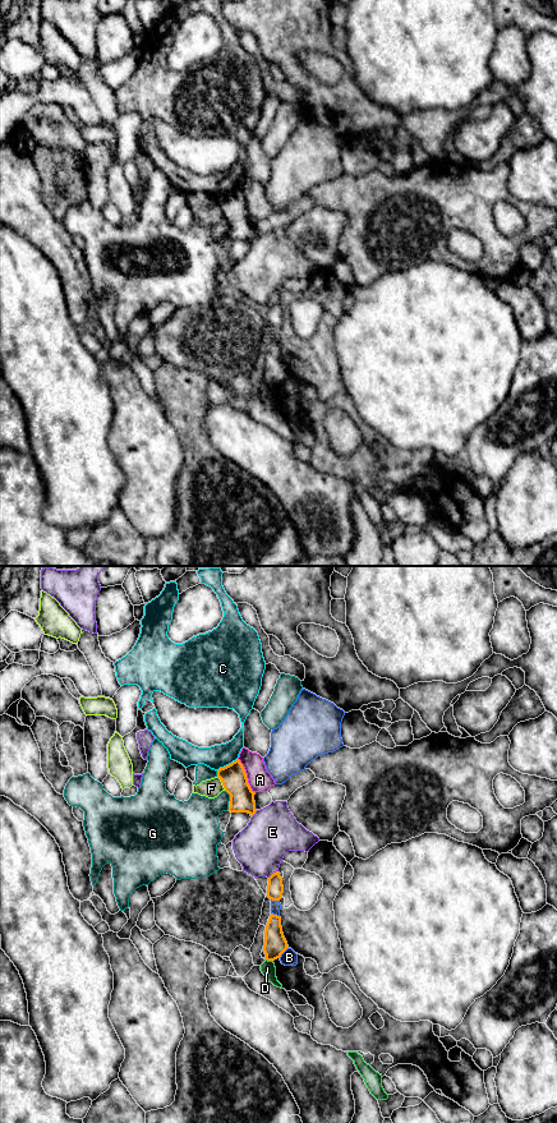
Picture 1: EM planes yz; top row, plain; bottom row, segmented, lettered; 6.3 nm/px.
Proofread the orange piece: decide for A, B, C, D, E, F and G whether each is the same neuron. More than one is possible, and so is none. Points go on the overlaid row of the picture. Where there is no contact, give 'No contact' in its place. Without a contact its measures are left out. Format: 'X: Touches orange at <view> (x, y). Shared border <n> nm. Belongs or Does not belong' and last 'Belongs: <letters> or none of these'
A: Touches orange at yz (245, 776). Shared border 240 nm. Does not belong
B: Touches orange at yz (284, 951). Shared border 90 nm. Does not belong
C: Touches orange at yz (229, 764). Shared border 150 nm. Does not belong
D: Touches orange at yz (268, 960). Shared border 40 nm. Does not belong
E: Touches orange at yz (272, 874). Shared border 80 nm. Does not belong
F: Touches orange at yz (222, 783). Shared border 110 nm. Does not belong
G: Touches orange at yz (229, 794). Shared border 80 nm. Does not belong
Belongs: none of these

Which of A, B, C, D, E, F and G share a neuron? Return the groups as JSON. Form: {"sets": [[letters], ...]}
{"sets": [["A"], ["B"], ["C"], ["D"], ["E"], ["F"], ["G"]]}

